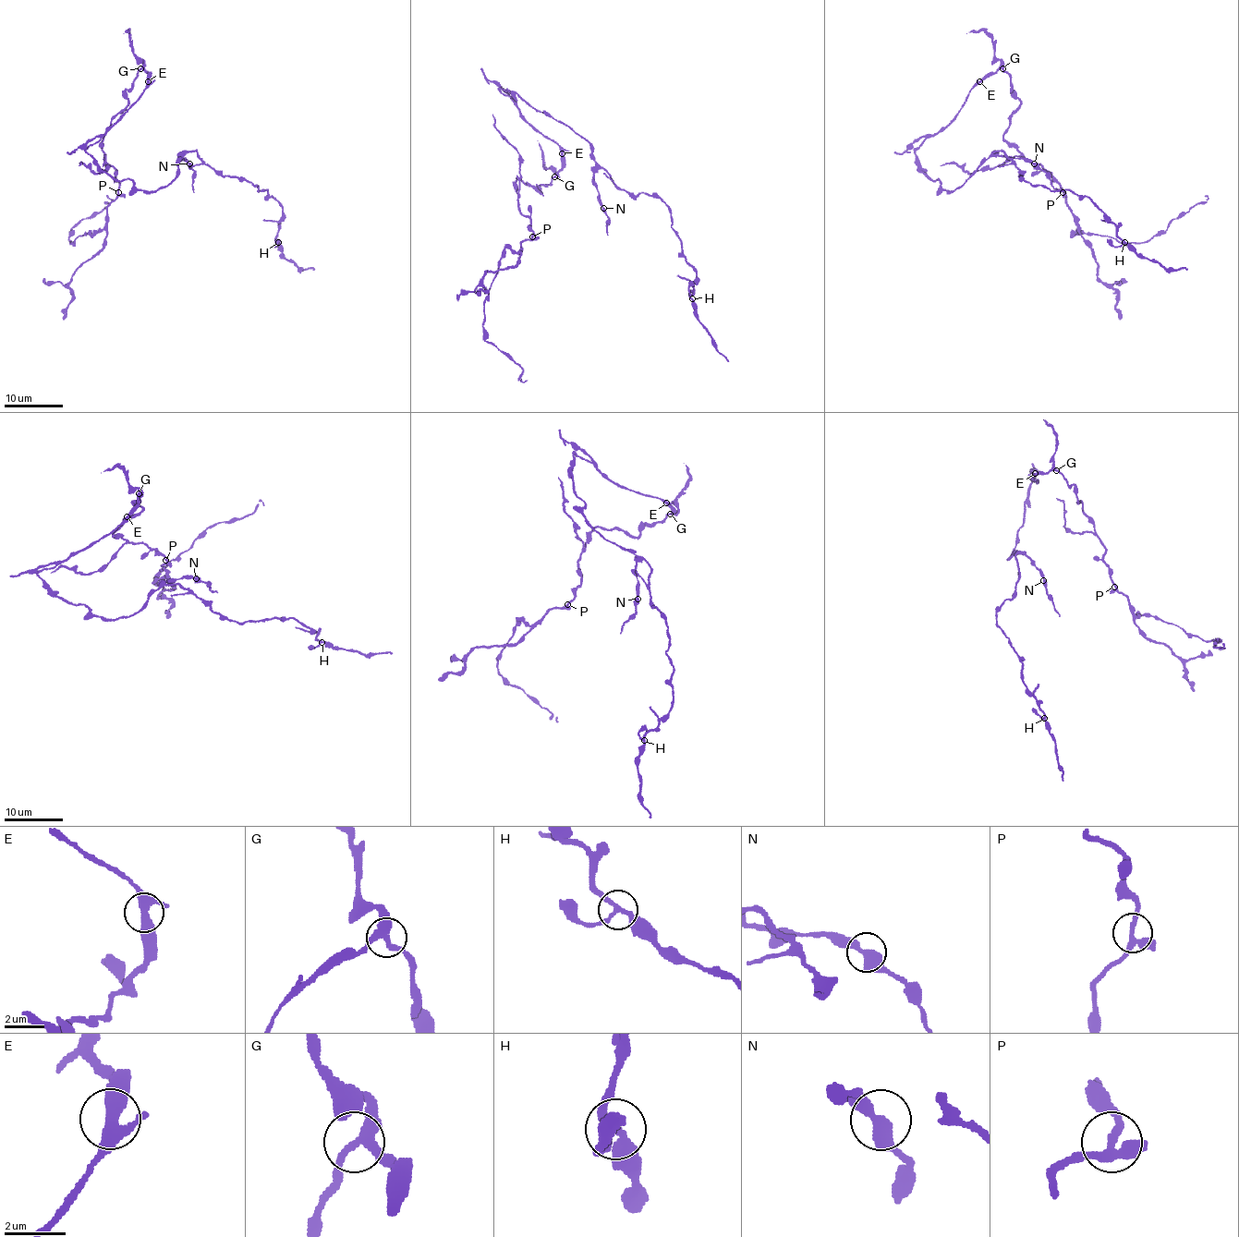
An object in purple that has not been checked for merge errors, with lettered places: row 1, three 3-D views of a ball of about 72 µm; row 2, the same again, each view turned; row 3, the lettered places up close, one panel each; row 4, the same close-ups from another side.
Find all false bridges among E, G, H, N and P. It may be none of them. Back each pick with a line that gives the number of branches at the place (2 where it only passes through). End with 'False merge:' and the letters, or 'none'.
False merge: none

